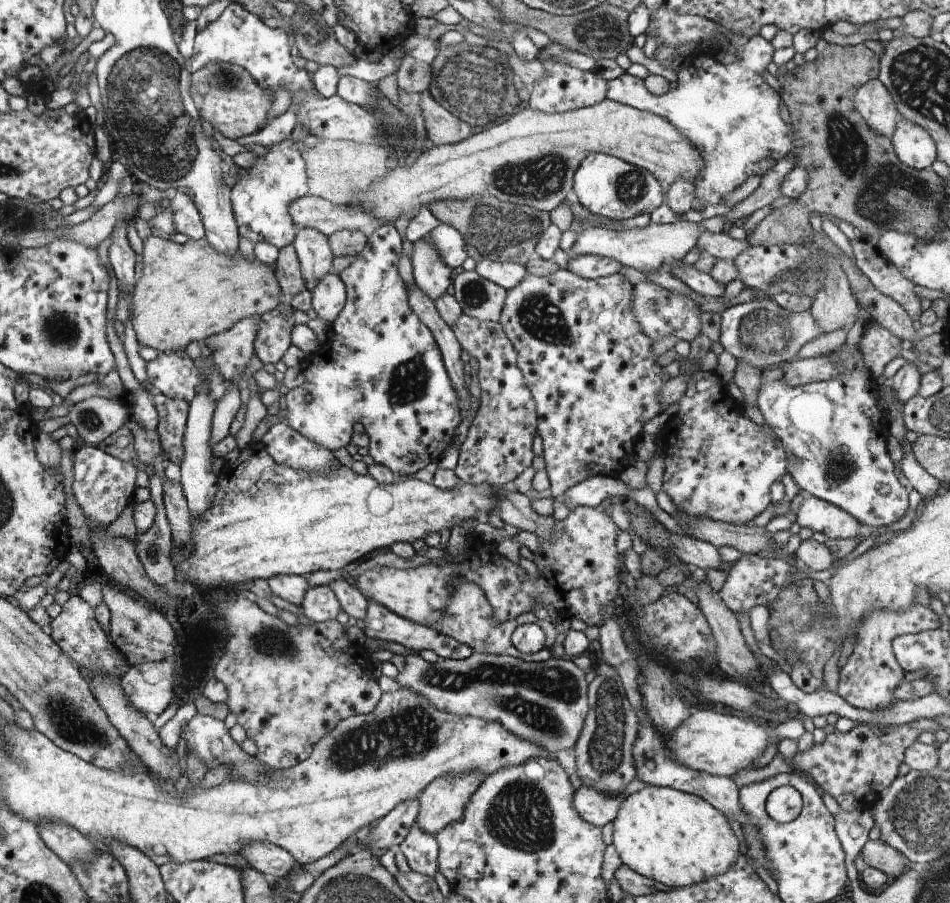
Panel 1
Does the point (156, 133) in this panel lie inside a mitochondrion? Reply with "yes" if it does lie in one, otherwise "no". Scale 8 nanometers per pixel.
yes

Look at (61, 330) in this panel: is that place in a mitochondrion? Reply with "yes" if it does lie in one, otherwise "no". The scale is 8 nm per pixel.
yes

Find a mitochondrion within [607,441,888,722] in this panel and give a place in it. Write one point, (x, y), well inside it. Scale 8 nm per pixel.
(838, 465)

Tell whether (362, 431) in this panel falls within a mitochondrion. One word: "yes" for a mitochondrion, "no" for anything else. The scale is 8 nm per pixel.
no

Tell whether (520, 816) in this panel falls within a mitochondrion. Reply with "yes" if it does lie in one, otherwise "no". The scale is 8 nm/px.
yes

